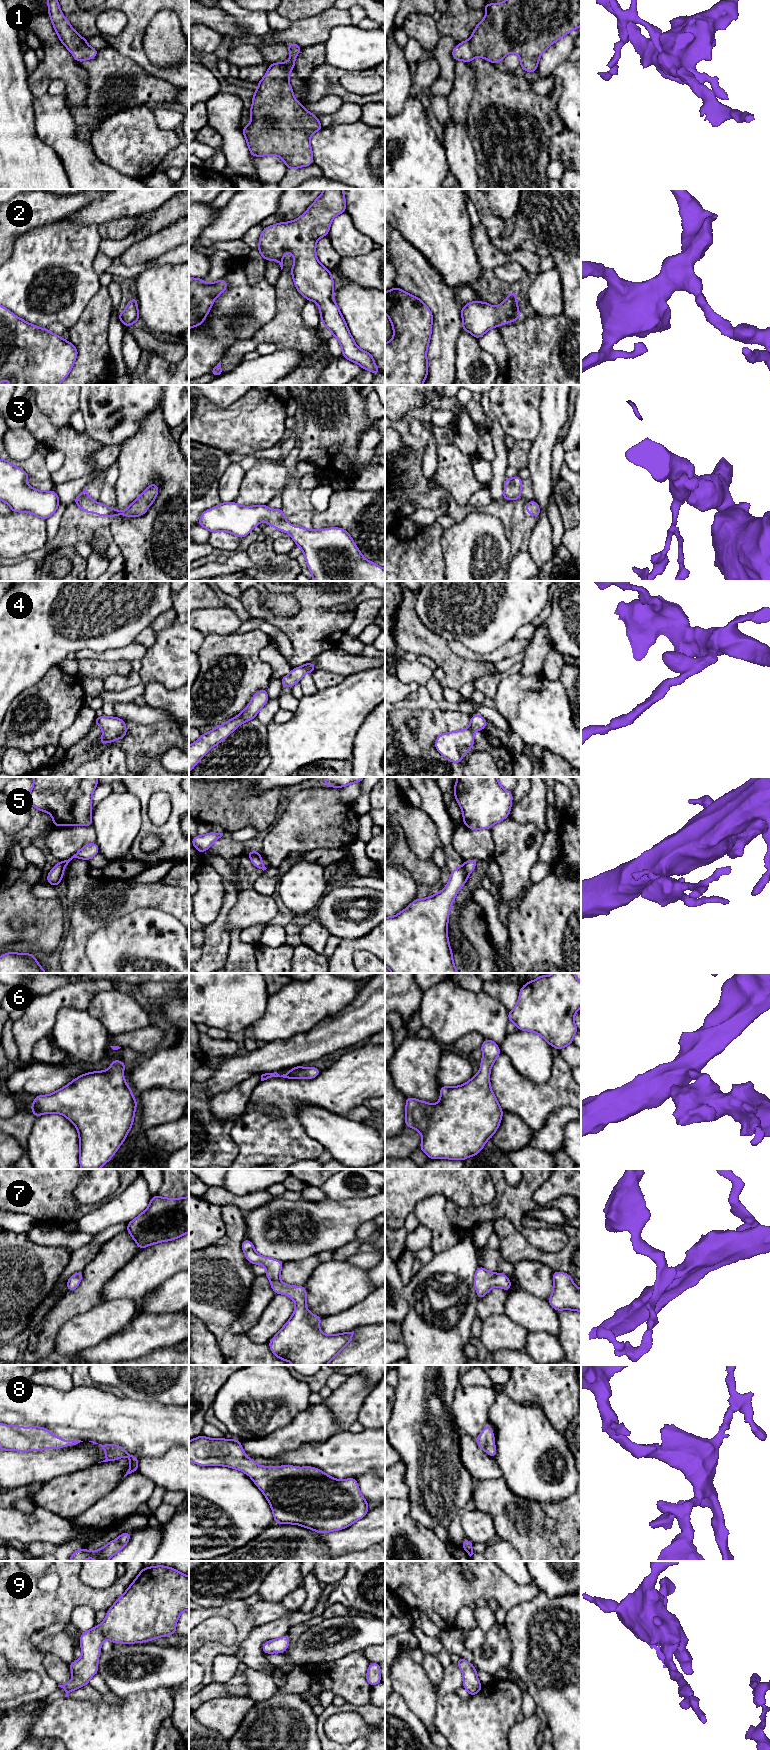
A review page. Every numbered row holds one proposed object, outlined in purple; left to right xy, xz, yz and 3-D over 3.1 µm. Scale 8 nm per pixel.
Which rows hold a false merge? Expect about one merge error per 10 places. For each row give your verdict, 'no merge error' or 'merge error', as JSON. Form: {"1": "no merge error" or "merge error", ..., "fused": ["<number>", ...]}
{"1": "no merge error", "2": "no merge error", "3": "no merge error", "4": "no merge error", "5": "no merge error", "6": "no merge error", "7": "no merge error", "8": "no merge error", "9": "no merge error", "fused": []}

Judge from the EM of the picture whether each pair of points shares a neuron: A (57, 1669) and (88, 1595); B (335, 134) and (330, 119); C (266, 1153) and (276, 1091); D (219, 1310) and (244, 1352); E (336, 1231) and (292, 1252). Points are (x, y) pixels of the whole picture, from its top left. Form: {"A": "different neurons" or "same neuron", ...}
{"A": "different neurons", "B": "different neurons", "C": "same neuron", "D": "same neuron", "E": "same neuron"}

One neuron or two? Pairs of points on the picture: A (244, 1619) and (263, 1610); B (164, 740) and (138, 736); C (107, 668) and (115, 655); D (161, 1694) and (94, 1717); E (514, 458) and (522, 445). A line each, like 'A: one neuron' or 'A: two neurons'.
A: two neurons
B: one neuron
C: two neurons
D: one neuron
E: one neuron

